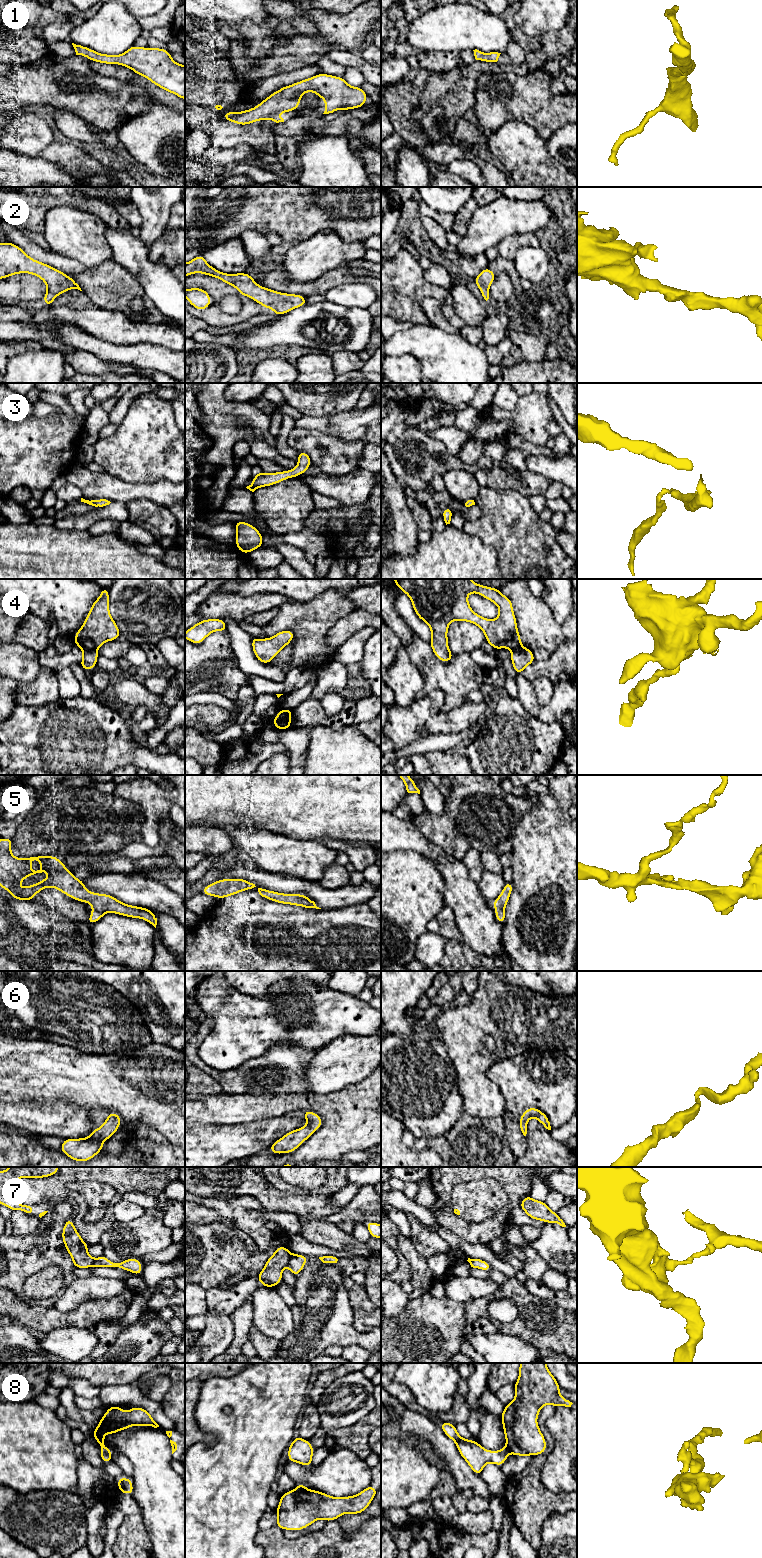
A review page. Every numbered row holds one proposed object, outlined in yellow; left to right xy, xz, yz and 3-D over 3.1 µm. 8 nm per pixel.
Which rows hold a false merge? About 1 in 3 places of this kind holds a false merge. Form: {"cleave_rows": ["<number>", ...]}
{"cleave_rows": ["4", "7", "8"]}

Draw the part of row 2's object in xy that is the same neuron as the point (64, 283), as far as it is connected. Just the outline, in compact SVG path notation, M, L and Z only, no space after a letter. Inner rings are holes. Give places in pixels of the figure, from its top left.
M11 242L0 243L0 279L19 273L35 275L46 283L47 292L43 297L46 307L51 306L56 296L70 289L82 291L75 280L62 271L32 259Z

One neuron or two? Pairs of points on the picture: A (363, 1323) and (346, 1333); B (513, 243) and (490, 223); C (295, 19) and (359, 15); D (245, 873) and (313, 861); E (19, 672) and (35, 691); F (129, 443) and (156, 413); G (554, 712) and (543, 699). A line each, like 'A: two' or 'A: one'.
A: two
B: two
C: two
D: two
E: two
F: one
G: two

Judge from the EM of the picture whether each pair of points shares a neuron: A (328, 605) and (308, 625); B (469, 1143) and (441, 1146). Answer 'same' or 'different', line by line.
A: same
B: same

